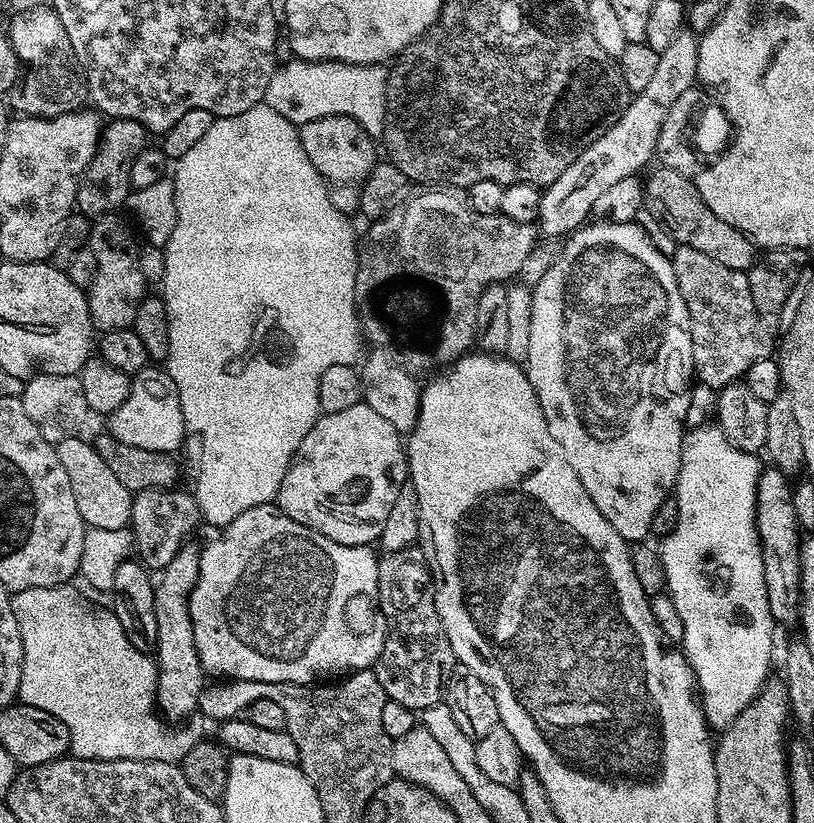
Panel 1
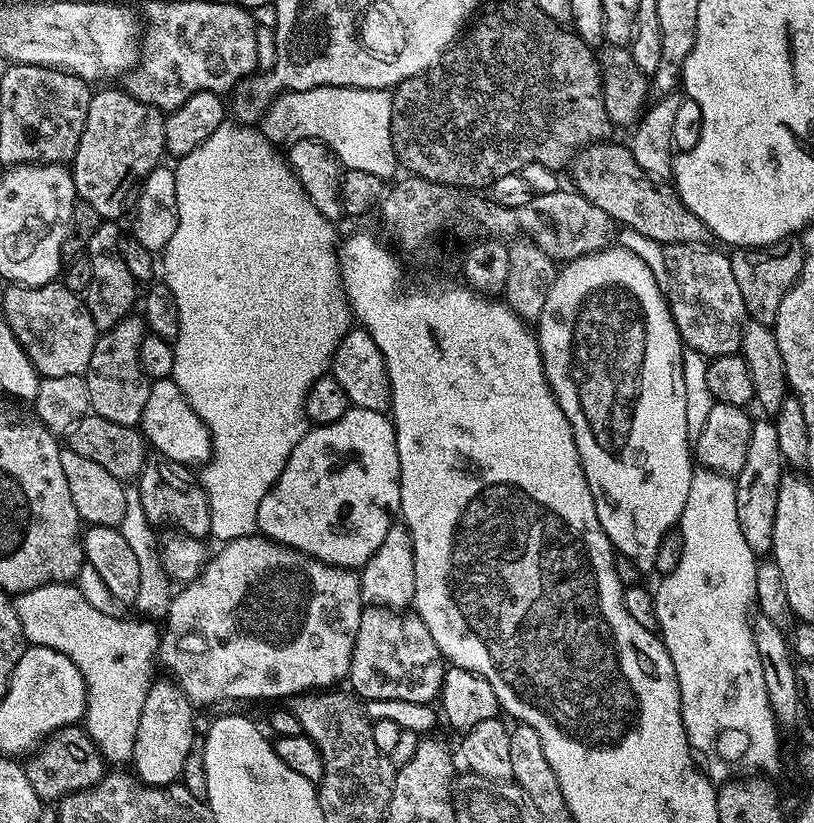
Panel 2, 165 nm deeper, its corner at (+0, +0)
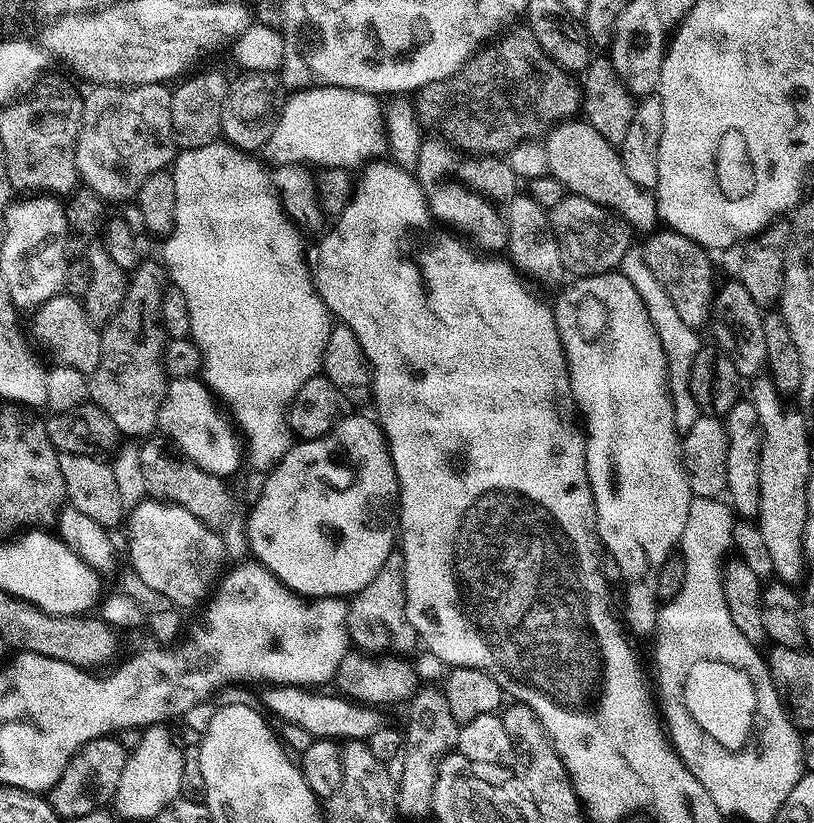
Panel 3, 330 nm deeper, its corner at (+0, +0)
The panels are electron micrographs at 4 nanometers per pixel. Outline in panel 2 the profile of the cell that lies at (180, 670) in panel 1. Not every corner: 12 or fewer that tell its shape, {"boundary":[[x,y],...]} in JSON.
{"boundary":[[153,679],[130,761],[145,784],[181,779],[192,701]]}

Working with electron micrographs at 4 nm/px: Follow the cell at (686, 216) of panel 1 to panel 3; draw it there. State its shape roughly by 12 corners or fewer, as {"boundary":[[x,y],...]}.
{"boundary":[[583,118],[543,141],[548,175],[571,195],[657,227],[655,195],[630,182],[619,151]]}

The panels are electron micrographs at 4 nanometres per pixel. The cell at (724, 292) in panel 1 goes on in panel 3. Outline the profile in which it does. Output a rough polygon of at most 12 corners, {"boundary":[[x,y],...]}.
{"boundary":[[671,230],[642,244],[685,329],[710,320],[709,249]]}

